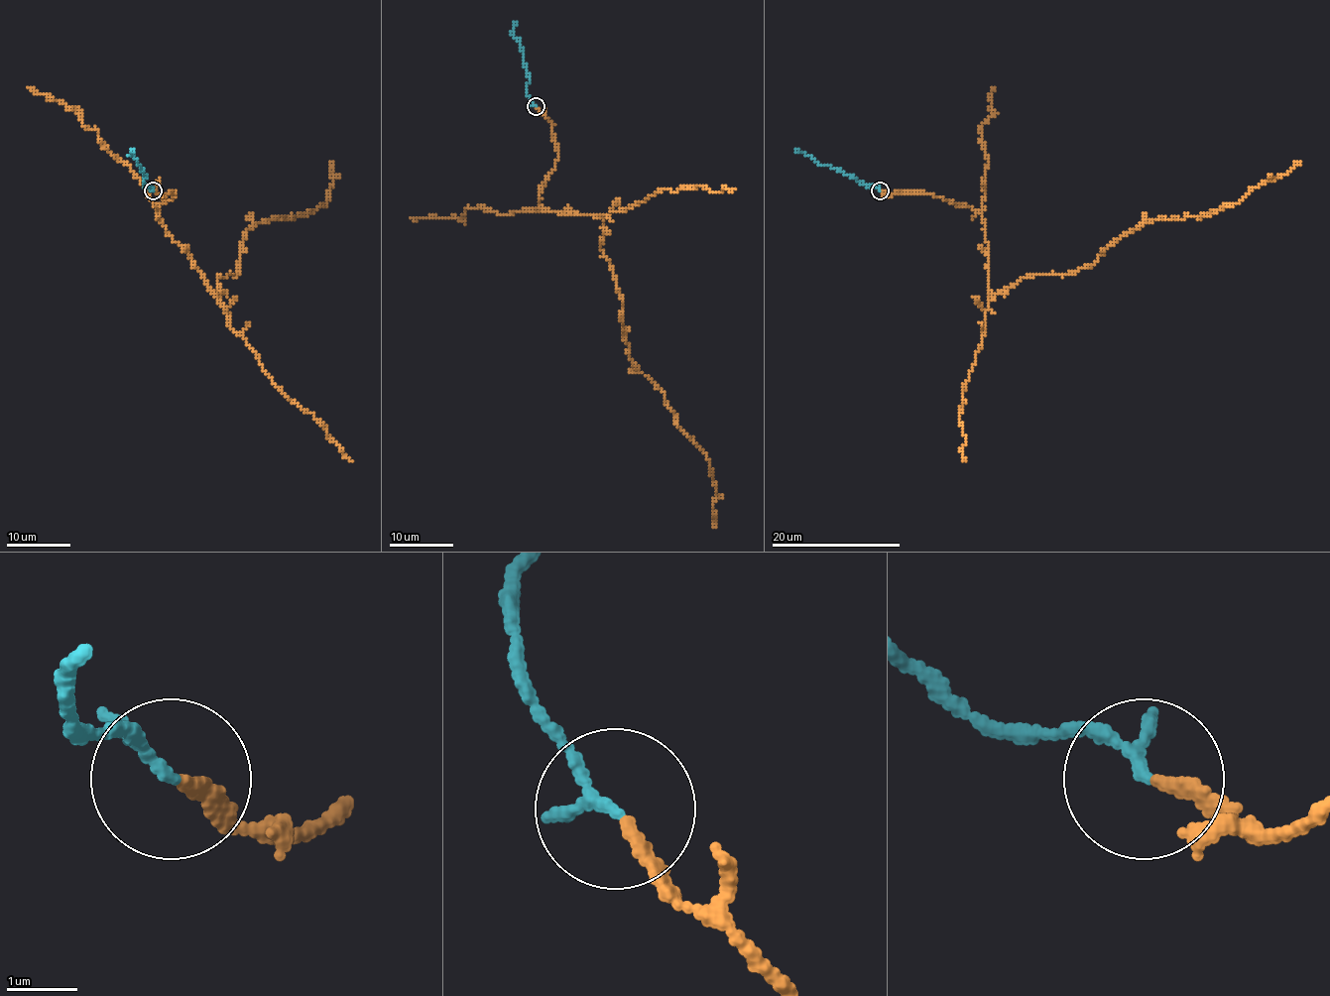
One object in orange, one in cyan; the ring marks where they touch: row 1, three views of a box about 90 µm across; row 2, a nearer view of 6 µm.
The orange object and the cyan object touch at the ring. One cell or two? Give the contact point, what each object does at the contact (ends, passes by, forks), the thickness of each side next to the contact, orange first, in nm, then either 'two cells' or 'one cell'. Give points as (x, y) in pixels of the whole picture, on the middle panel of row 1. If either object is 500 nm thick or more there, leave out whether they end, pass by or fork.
(536, 106) | orange ends | cyan passes by | 190/130 nm | one cell

